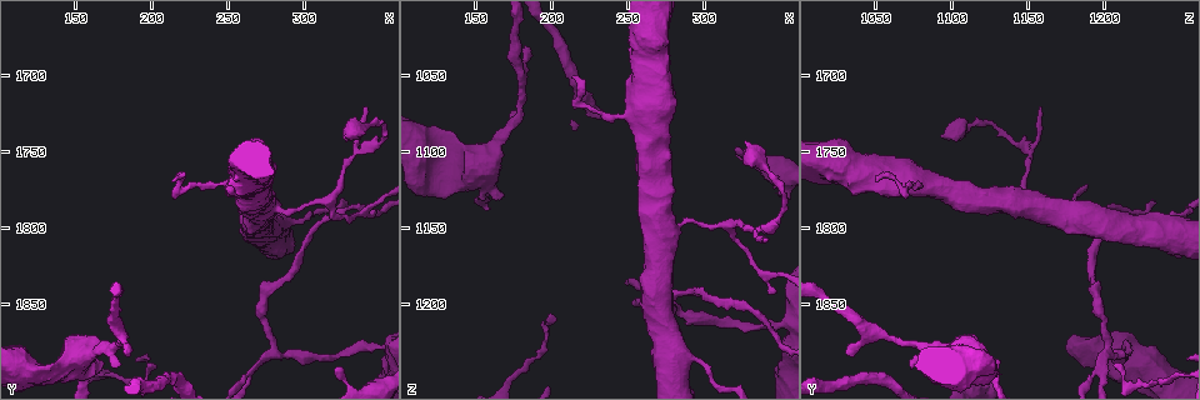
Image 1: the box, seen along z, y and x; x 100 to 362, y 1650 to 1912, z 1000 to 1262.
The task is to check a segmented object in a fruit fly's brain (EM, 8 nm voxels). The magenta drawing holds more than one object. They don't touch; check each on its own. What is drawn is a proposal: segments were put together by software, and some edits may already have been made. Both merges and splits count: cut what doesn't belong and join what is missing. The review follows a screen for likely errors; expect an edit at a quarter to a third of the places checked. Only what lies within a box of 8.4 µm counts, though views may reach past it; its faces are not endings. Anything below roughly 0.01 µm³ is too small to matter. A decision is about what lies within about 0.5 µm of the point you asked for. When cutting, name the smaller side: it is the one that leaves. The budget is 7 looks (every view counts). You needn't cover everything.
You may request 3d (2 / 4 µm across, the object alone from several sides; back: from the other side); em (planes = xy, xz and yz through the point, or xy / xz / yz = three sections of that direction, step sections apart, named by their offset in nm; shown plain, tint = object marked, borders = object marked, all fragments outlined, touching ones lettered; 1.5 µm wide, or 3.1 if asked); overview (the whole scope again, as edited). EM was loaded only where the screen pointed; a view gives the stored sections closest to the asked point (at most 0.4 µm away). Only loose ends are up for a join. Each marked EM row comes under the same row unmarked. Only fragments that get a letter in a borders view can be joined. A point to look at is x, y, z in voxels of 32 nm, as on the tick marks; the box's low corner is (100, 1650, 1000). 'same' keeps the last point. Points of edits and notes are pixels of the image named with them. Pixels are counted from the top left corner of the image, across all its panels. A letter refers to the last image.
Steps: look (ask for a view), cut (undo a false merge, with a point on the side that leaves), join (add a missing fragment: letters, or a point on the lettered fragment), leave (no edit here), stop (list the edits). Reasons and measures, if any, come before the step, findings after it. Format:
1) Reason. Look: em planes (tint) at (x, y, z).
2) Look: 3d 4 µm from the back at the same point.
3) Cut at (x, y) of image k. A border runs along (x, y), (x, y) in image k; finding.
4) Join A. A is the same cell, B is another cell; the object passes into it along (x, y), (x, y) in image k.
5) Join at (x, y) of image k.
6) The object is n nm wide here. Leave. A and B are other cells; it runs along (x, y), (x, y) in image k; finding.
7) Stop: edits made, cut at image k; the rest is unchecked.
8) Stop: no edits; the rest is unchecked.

Look: 3d 4 µm at (340, 1720, 1158).

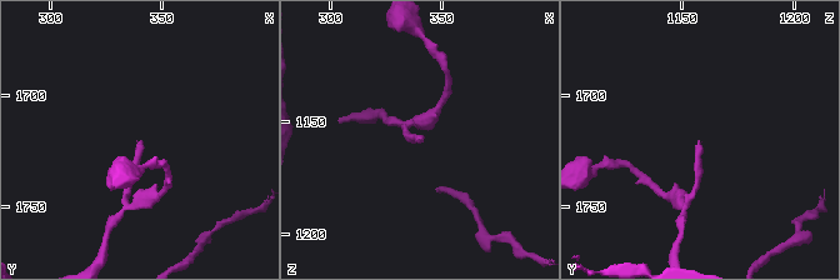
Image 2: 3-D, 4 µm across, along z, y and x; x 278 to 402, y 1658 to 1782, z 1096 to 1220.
Look: em xy step 8 (borders) at (340, 1722, 1159).

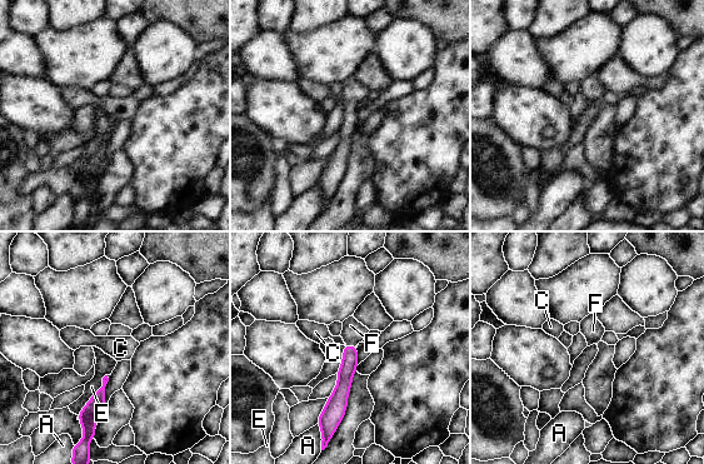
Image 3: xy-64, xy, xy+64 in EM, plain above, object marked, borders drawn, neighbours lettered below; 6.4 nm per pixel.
Cut it another way. Look: em planes (borders) at the same point.

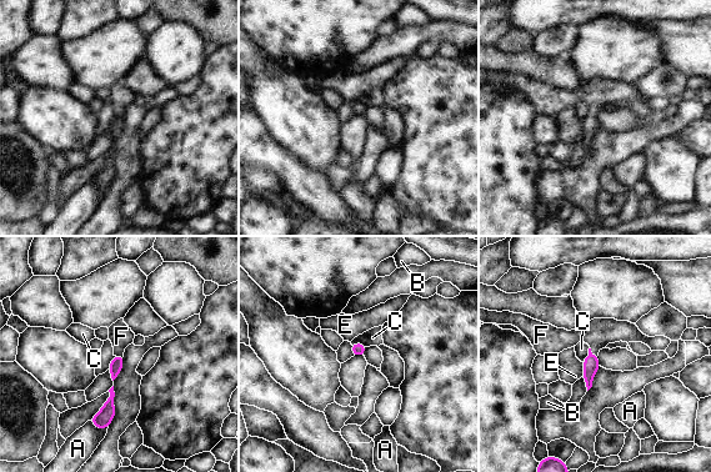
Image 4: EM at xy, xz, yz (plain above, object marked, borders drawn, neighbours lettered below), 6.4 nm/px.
The object is 80 nm wide here. Join F. F is the same cell, A, B, C and E are other cells; the cell continues.

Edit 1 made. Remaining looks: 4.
Look: overview.

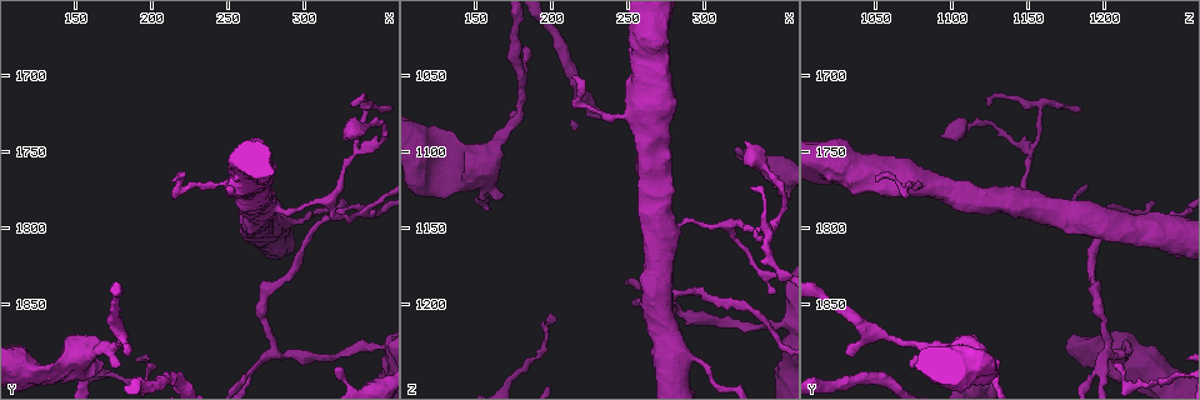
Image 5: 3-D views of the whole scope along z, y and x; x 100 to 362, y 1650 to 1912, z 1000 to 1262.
Abrupt turn. Look: 3d 4 µm at (280, 1882, 1202).

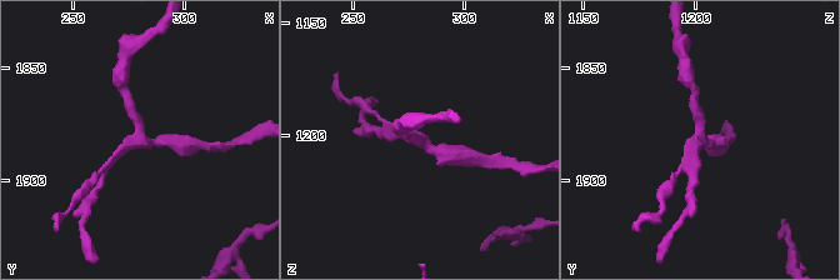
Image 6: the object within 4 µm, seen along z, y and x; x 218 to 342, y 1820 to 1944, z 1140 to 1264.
4 arms meet here. Look: em planes (tint) at (280, 1882, 1201).

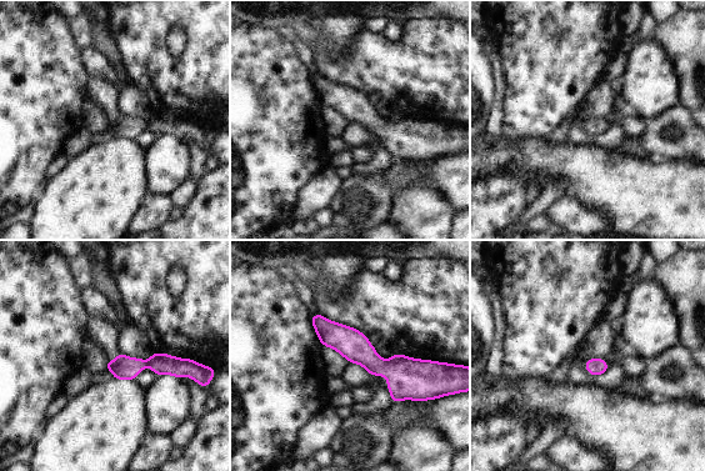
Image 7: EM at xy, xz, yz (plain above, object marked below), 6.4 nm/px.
Look: em planes (borders) at the same point.

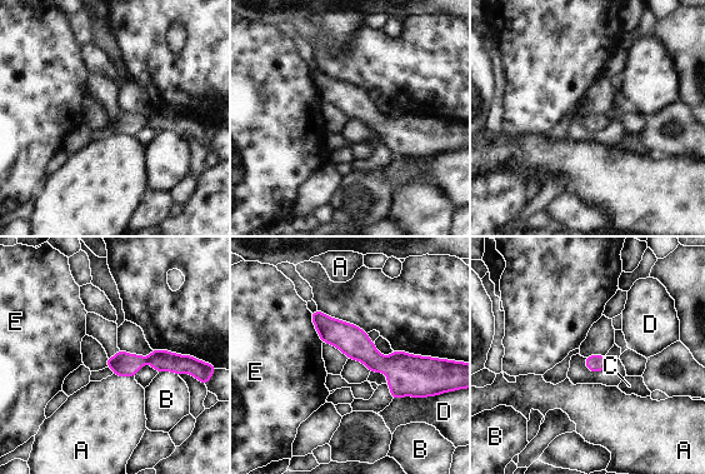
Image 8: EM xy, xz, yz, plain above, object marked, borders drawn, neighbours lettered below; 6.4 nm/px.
Leave. A, B, C, D and E are other cells; it runs along (315, 314), (376, 363), (420, 363) in image 8; continuous, no second cell.

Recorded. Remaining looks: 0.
Stop: edits made, join at image 4; the rest is unchecked.

